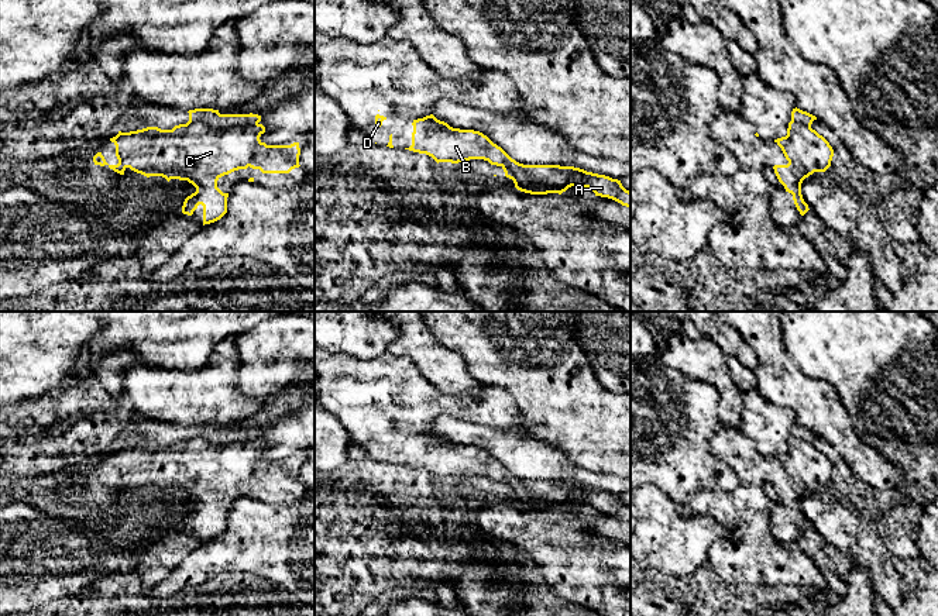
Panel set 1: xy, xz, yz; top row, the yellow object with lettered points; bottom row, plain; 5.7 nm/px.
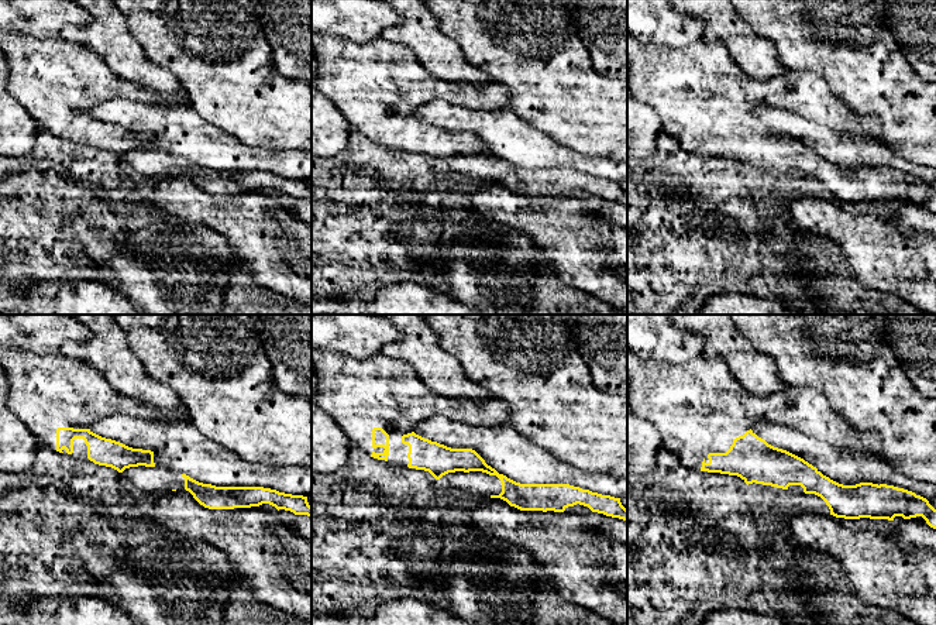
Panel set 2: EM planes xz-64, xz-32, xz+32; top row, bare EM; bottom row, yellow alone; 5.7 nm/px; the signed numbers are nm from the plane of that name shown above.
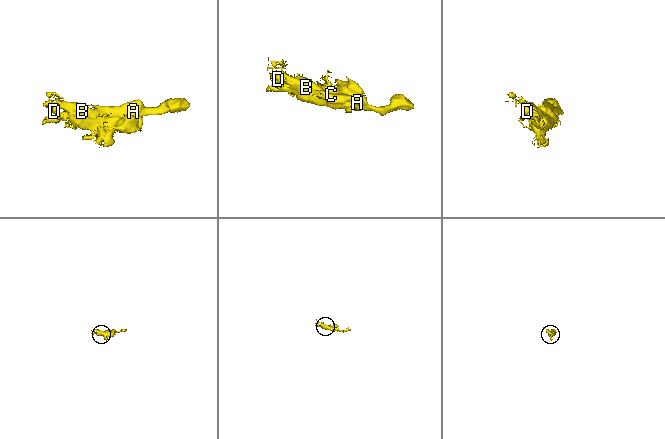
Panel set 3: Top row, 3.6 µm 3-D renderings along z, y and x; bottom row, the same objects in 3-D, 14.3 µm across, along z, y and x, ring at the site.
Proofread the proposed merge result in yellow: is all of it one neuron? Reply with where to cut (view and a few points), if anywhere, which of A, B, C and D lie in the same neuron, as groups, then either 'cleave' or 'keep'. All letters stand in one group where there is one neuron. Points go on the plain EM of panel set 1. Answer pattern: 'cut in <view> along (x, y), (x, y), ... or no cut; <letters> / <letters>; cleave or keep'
cut in xy along (186, 439), (205, 437), (217, 444), (257, 440); A / B C D; cleave

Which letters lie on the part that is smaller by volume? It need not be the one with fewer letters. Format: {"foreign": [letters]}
{"foreign": ["A"]}

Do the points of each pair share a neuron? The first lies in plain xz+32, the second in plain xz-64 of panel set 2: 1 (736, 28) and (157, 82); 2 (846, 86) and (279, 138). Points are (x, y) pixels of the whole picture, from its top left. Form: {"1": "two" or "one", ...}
{"1": "one", "2": "one"}

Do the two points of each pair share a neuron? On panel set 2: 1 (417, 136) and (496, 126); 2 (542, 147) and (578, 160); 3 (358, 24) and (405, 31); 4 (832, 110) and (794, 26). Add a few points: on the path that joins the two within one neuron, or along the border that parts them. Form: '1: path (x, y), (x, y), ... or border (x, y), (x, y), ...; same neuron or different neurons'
1: border (420, 119), (451, 131), (471, 131), (482, 143); different neurons
2: path (550, 154), (570, 158); same neuron
3: border (402, 16), (398, 24), (385, 27), (379, 35); different neurons
4: border (787, 69), (815, 72), (836, 98); different neurons

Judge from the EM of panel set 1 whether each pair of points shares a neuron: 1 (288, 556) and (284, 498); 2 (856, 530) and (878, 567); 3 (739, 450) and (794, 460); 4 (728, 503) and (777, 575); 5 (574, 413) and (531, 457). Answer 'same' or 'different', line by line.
1: different
2: same
3: same
4: same
5: different

